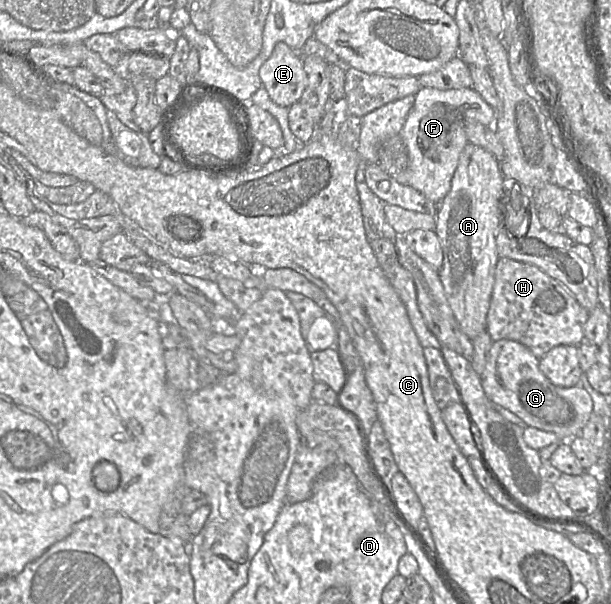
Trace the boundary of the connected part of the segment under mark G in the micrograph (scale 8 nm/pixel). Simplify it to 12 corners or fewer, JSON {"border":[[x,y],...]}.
{"border":[[492,343],[481,384],[494,404],[559,439],[581,437],[593,412],[525,345]]}

